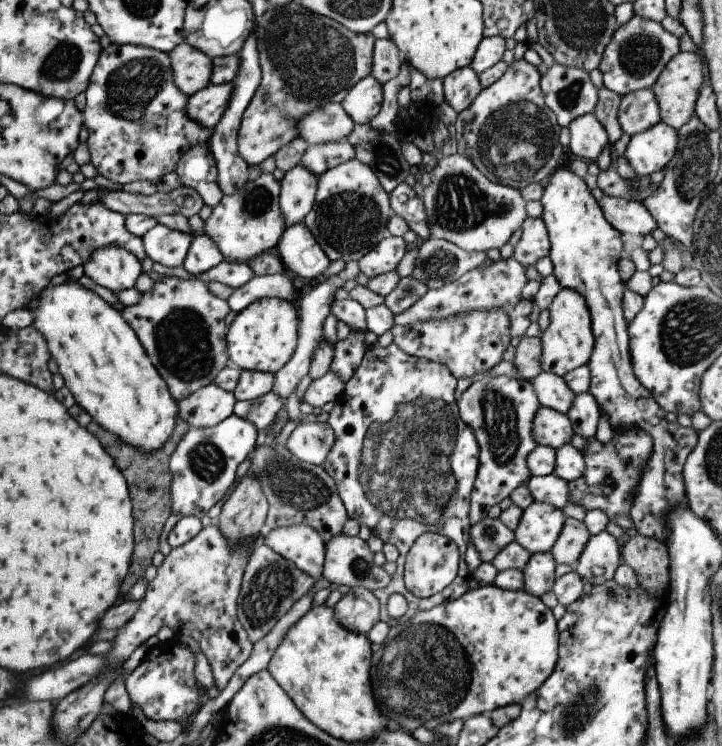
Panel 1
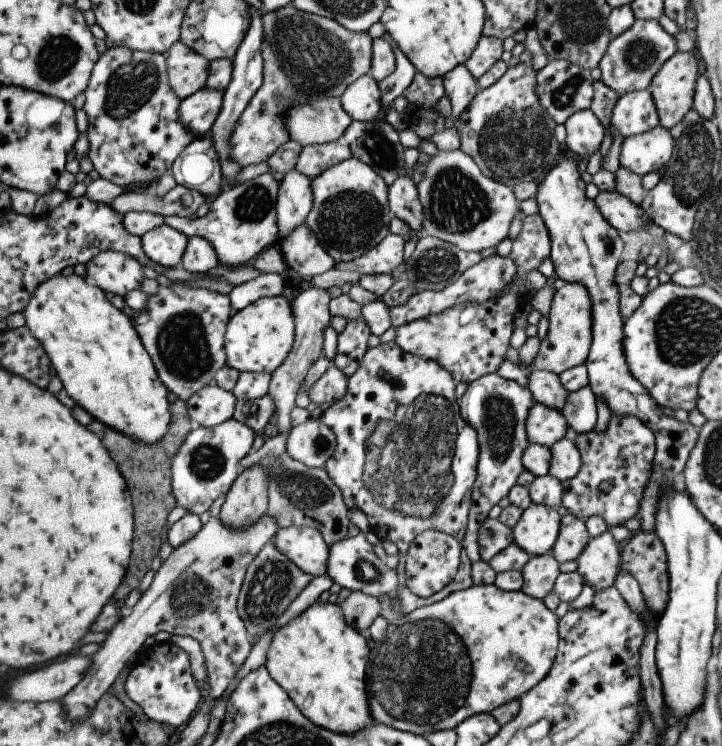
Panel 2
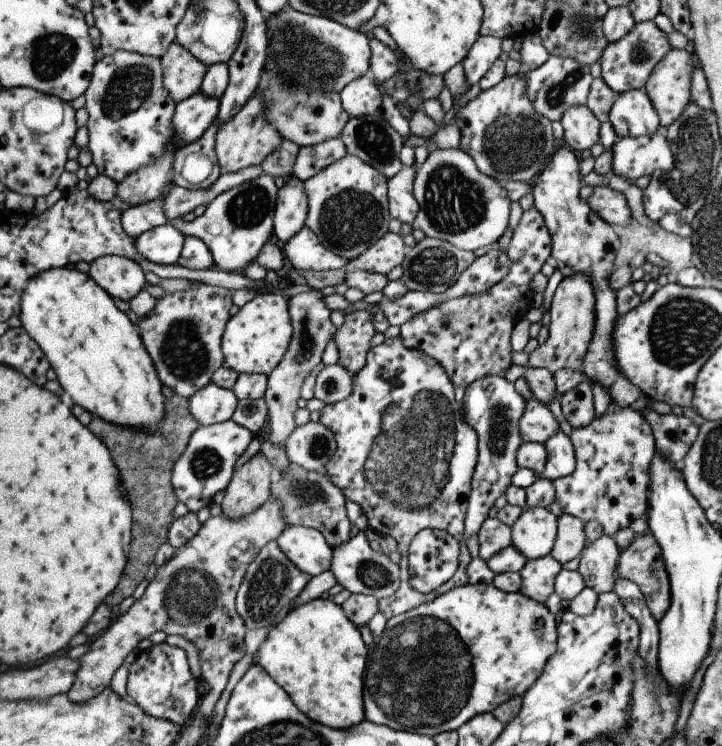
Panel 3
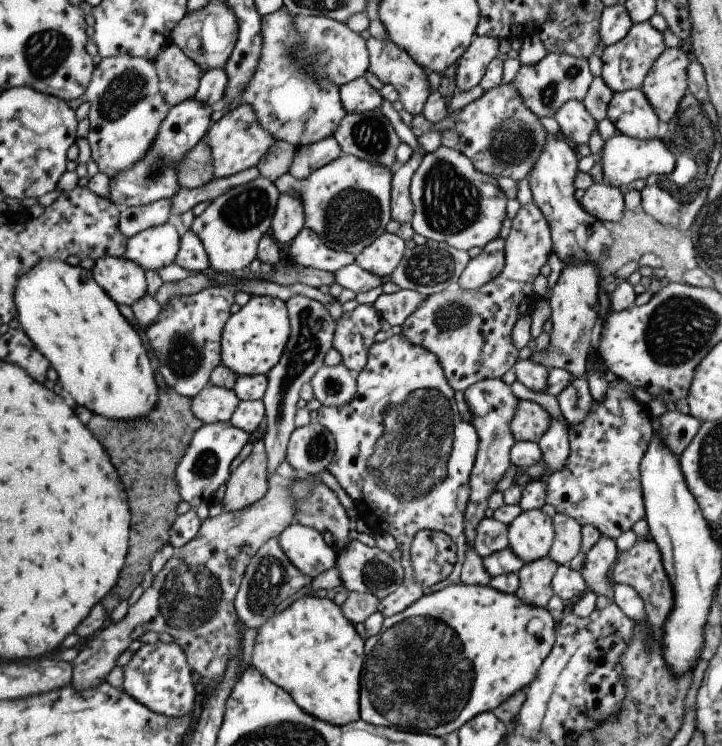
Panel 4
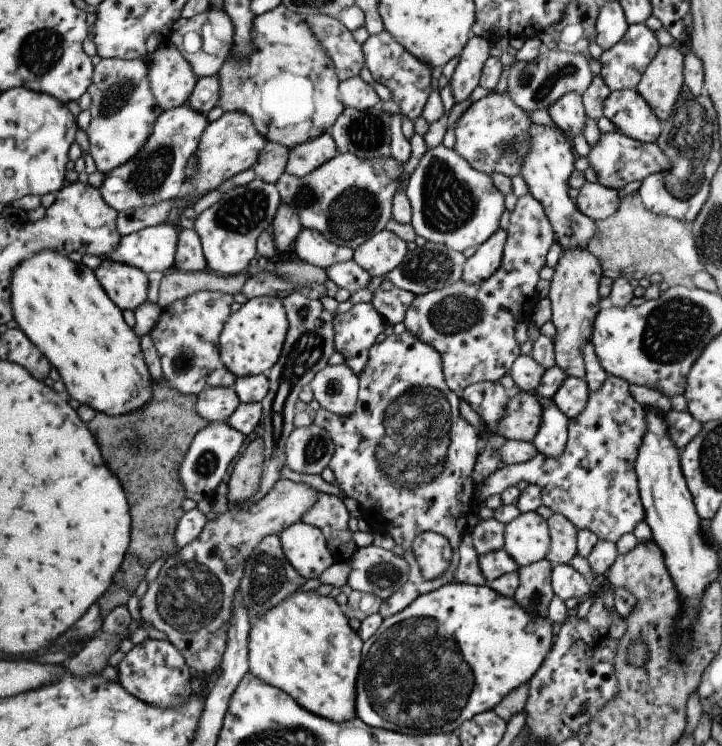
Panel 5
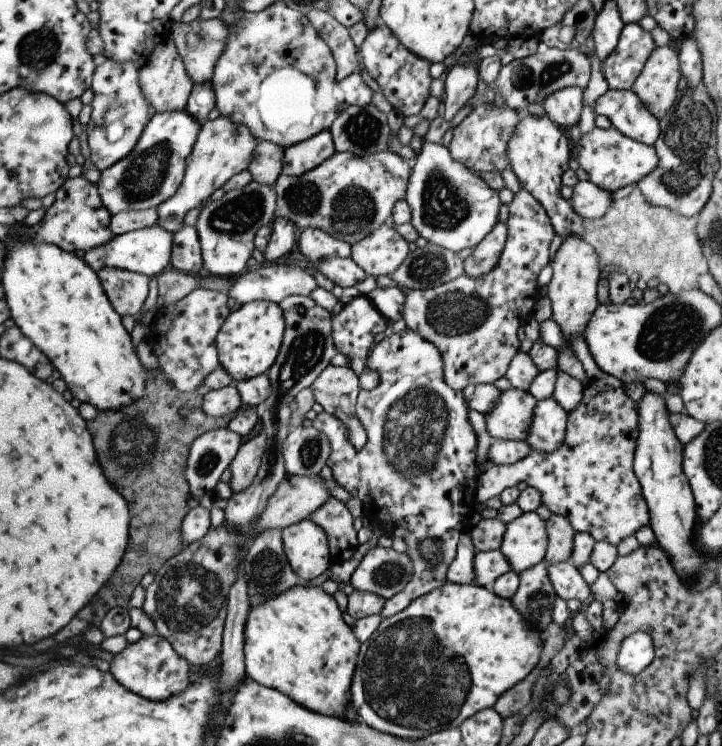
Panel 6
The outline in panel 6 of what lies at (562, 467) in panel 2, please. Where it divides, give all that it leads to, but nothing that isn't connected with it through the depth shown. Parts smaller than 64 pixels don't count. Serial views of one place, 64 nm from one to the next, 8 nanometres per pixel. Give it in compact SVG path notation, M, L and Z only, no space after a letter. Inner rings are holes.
M549 397L538 400L533 408L533 418L525 442L529 447L545 454L557 450L563 442L566 427L566 412Z

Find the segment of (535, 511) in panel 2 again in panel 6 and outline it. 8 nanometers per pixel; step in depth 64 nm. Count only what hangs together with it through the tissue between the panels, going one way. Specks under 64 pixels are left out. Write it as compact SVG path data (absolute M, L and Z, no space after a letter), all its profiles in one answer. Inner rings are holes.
M535 511L521 513L505 524L499 550L511 571L519 573L544 560L547 546L545 521Z

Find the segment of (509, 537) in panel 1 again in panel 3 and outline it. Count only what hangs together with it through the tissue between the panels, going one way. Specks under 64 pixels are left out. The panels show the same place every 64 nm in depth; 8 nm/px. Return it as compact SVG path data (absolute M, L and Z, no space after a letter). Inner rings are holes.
M487 517L477 531L478 557L489 560L493 554L511 545L510 527L501 524L497 517Z

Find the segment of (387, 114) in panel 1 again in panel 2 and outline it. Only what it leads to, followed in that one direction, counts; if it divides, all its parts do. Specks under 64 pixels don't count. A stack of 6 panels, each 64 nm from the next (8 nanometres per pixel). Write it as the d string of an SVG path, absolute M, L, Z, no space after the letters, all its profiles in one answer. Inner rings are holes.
M385 32L381 38L391 47L394 58L393 72L389 74L387 78L384 78L377 83L377 88L379 89L380 94L381 109L376 117L387 123L385 120L386 114L391 107L393 108L393 100L401 95L403 90L411 84L416 70L413 68L413 65L409 60L401 54L401 50L397 48L395 42L391 40L391 37L387 32Z

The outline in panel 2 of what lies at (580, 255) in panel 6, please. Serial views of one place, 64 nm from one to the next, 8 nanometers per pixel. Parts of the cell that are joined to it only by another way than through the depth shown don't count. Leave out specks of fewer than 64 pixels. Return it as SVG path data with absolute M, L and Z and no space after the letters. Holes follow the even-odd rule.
M575 282L564 283L560 289L555 291L546 314L547 334L539 341L535 360L529 364L533 370L544 370L558 375L564 370L584 364L591 346L593 321L591 300L587 292L588 290L585 290L581 284L575 284Z

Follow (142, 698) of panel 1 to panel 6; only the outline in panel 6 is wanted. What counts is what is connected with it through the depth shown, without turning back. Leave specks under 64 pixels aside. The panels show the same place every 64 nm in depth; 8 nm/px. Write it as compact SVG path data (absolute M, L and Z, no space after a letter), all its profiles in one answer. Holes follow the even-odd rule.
M142 634L136 642L127 643L124 650L111 658L109 672L121 686L149 700L165 700L167 696L181 694L190 685L186 660L181 658L181 655L171 648L169 642L159 635Z

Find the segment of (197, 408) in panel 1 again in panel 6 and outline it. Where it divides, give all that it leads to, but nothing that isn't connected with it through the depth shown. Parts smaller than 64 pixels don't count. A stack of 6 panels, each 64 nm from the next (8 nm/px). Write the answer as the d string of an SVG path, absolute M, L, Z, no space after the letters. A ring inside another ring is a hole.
M233 384L217 390L202 389L201 412L207 416L216 418L231 414L241 403L239 393Z

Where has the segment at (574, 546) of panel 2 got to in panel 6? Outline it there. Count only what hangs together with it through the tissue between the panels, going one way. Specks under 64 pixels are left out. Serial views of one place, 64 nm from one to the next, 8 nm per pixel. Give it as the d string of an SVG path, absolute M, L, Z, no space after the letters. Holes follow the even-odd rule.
M553 514L545 521L547 546L544 560L550 565L569 561L573 548L574 530L561 515Z

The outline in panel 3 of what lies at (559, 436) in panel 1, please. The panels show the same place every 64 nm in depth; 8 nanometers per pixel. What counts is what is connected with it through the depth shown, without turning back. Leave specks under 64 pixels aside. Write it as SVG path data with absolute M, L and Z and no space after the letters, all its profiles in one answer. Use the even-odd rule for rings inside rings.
M533 398L527 401L525 410L519 418L517 430L523 443L539 444L545 444L547 438L560 431L559 424L547 405Z

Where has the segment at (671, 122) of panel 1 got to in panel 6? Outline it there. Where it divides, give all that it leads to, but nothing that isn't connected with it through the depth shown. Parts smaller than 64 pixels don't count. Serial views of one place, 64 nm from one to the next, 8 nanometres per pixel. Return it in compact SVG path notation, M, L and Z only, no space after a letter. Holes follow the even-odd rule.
M669 46L654 47L630 90L659 120L673 106L679 78L676 50Z

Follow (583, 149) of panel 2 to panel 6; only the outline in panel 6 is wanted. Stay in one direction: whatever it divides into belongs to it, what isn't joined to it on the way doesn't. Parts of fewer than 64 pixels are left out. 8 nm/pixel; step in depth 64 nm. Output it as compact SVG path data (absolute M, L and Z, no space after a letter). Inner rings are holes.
M561 88L543 100L542 108L551 122L567 131L568 127L579 122L581 102L582 90L580 88Z

